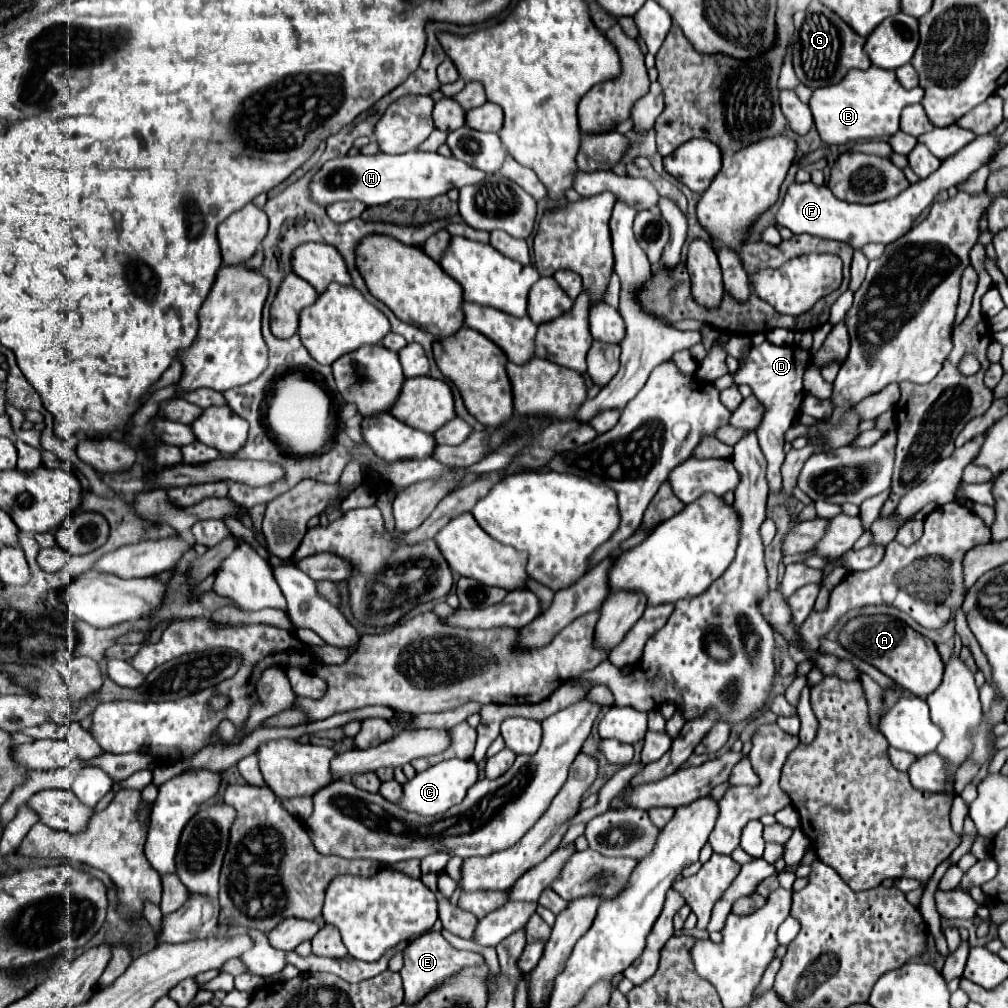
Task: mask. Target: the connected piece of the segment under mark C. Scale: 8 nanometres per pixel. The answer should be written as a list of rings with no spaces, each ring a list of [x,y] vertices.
[[[450,758],[444,760],[440,764],[430,766],[424,772],[418,772],[412,780],[408,780],[408,784],[404,786],[404,796],[400,806],[404,810],[416,812],[416,814],[424,814],[424,816],[436,816],[444,810],[448,810],[450,806],[458,804],[470,786],[474,786],[474,782],[478,780],[478,766],[474,760],[460,760],[460,758]]]

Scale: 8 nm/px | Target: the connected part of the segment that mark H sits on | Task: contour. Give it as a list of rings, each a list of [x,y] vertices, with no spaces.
[[[412,150],[406,154],[390,156],[390,154],[376,154],[376,156],[344,156],[336,160],[328,160],[312,178],[310,190],[312,200],[328,206],[338,200],[360,200],[366,206],[386,204],[396,198],[404,200],[430,200],[440,194],[446,194],[452,188],[462,188],[468,184],[476,184],[486,174],[456,160],[444,158],[438,152],[422,152]]]

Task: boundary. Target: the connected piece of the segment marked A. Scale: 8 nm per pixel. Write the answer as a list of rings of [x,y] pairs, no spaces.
[[[876,614],[850,618],[838,630],[838,642],[852,656],[872,664],[882,674],[890,676],[898,686],[910,690],[914,696],[926,698],[942,682],[944,662],[936,650],[936,644],[894,616]]]

